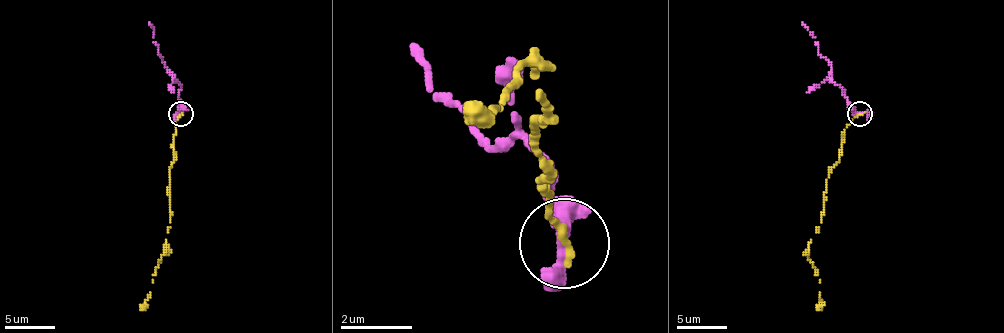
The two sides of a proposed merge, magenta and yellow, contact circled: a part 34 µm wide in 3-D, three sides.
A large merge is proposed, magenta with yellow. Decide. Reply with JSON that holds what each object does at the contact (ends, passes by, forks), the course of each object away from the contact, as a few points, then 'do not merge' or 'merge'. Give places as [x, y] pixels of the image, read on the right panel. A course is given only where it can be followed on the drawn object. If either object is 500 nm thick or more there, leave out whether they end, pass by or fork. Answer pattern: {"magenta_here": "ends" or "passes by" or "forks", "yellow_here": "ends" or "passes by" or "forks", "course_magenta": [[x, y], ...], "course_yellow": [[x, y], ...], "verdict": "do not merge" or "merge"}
{"magenta_here": "passes by", "yellow_here": "ends", "course_magenta": [[860, 115], [802, 22]], "course_yellow": [[860, 115], [842, 137], [839, 162], [826, 180], [821, 222], [808, 245], [808, 260], [820, 280], [819, 310]], "verdict": "merge"}

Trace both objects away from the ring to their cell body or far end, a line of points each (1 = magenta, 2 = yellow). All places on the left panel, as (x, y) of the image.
1: (180, 115), (181, 87), (153, 42), (154, 27), (149, 22)
2: (180, 115), (173, 137), (170, 222), (150, 297), (140, 310)

